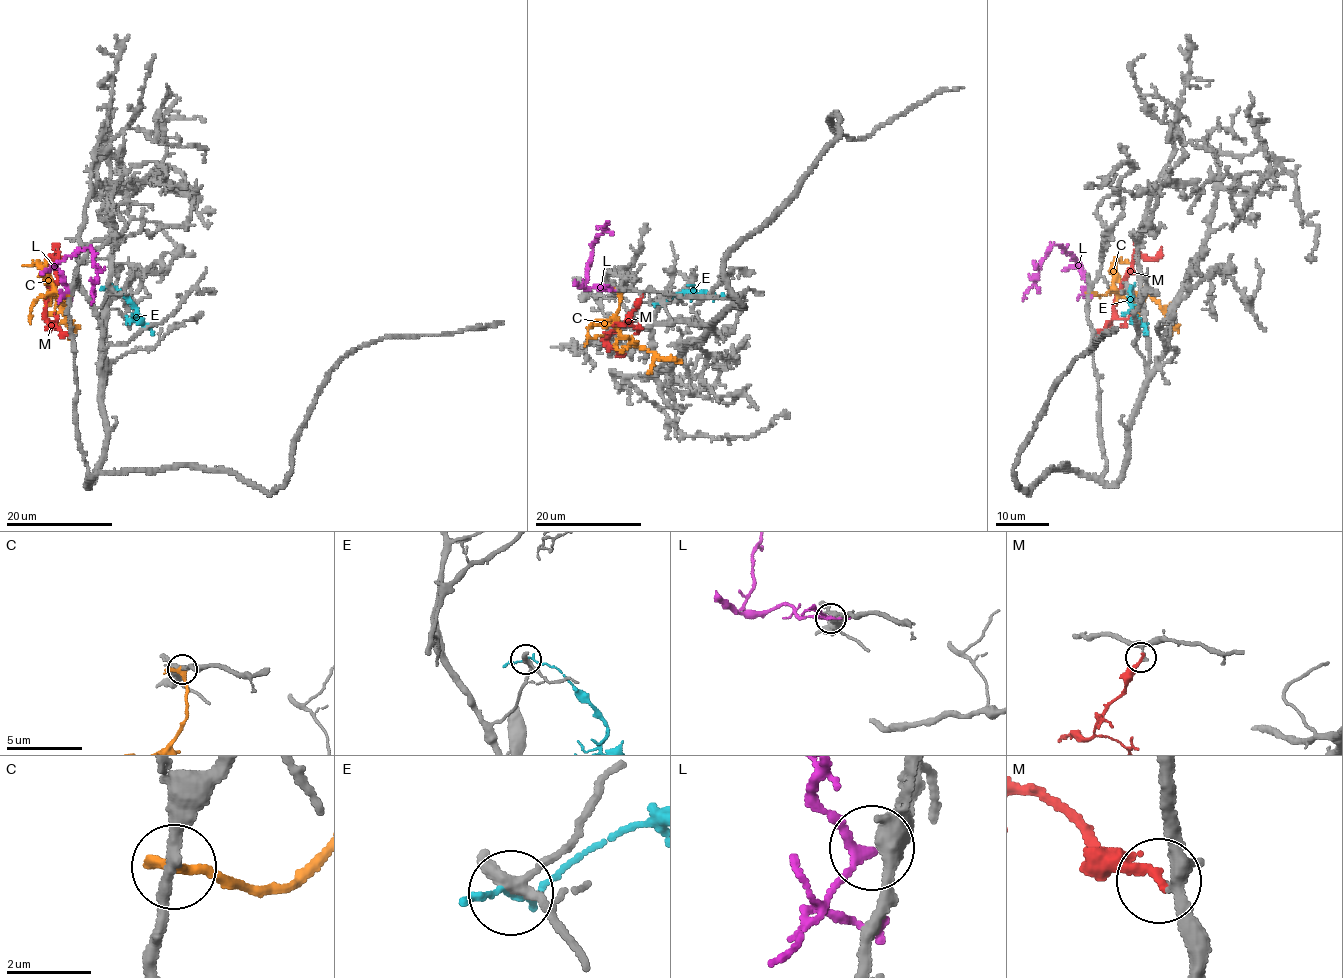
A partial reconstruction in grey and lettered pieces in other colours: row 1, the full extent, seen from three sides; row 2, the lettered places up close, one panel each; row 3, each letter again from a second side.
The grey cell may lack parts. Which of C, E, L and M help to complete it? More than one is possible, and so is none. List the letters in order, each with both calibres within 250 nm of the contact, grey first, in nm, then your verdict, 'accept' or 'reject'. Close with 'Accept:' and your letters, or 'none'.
C: 260/240 nm | reject
E: 300/110 nm | reject
L: 380/180 nm | reject
M: 150/220 nm | reject
Accept: none

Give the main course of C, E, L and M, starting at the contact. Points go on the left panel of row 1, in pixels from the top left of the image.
C: (70, 296), (61, 298), (52, 293), (47, 297), (60, 296), (65, 306), (69, 339)
E: (108, 286), (121, 291), (136, 308), (134, 318), (147, 324), (153, 333)
L: (70, 288), (63, 283), (63, 275), (53, 264), (90, 247), (96, 272), (92, 304)
M: (70, 337), (44, 318), (48, 294), (57, 280), (57, 263), (51, 256), (55, 261), (58, 249)

